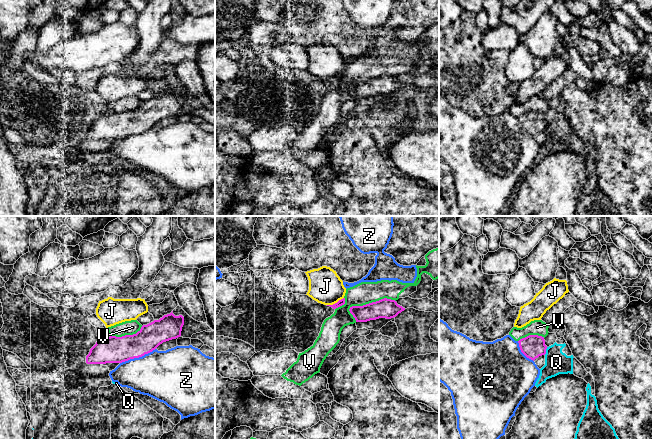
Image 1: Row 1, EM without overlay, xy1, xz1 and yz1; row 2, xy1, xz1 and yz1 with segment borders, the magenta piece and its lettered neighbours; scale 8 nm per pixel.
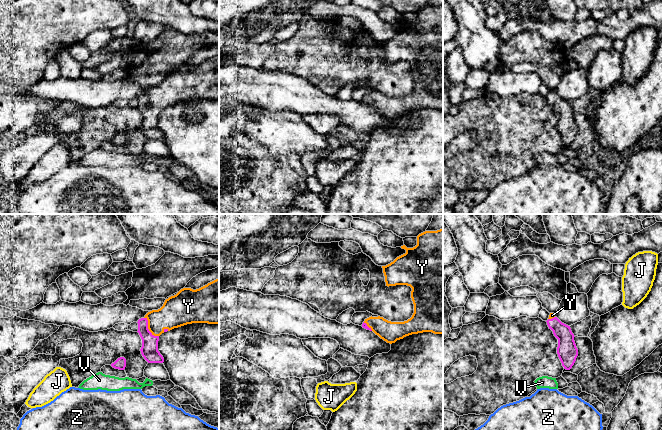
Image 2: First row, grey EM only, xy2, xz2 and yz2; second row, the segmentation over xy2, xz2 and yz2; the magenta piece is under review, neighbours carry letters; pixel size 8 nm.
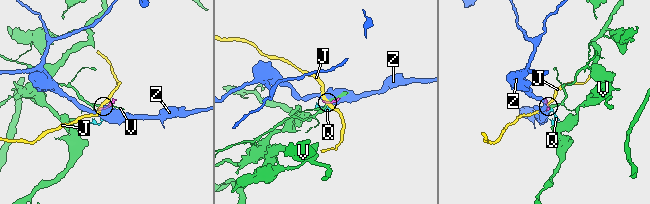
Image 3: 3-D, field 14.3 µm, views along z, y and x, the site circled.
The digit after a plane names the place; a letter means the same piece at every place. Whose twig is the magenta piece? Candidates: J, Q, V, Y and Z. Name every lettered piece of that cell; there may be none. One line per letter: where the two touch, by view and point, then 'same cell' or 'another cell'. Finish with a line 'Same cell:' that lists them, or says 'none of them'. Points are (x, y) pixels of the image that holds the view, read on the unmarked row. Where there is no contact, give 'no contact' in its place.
J: meets magenta in xz1 at (335, 79); another cell
Q: meets magenta in yz1 at (545, 127); another cell
V: meets magenta in xz1 at (372, 78); another cell
Y: meets magenta in xy2 at (147, 104); same cell
Z: meets magenta in xy1 at (137, 133); another cell
Same cell: Y

